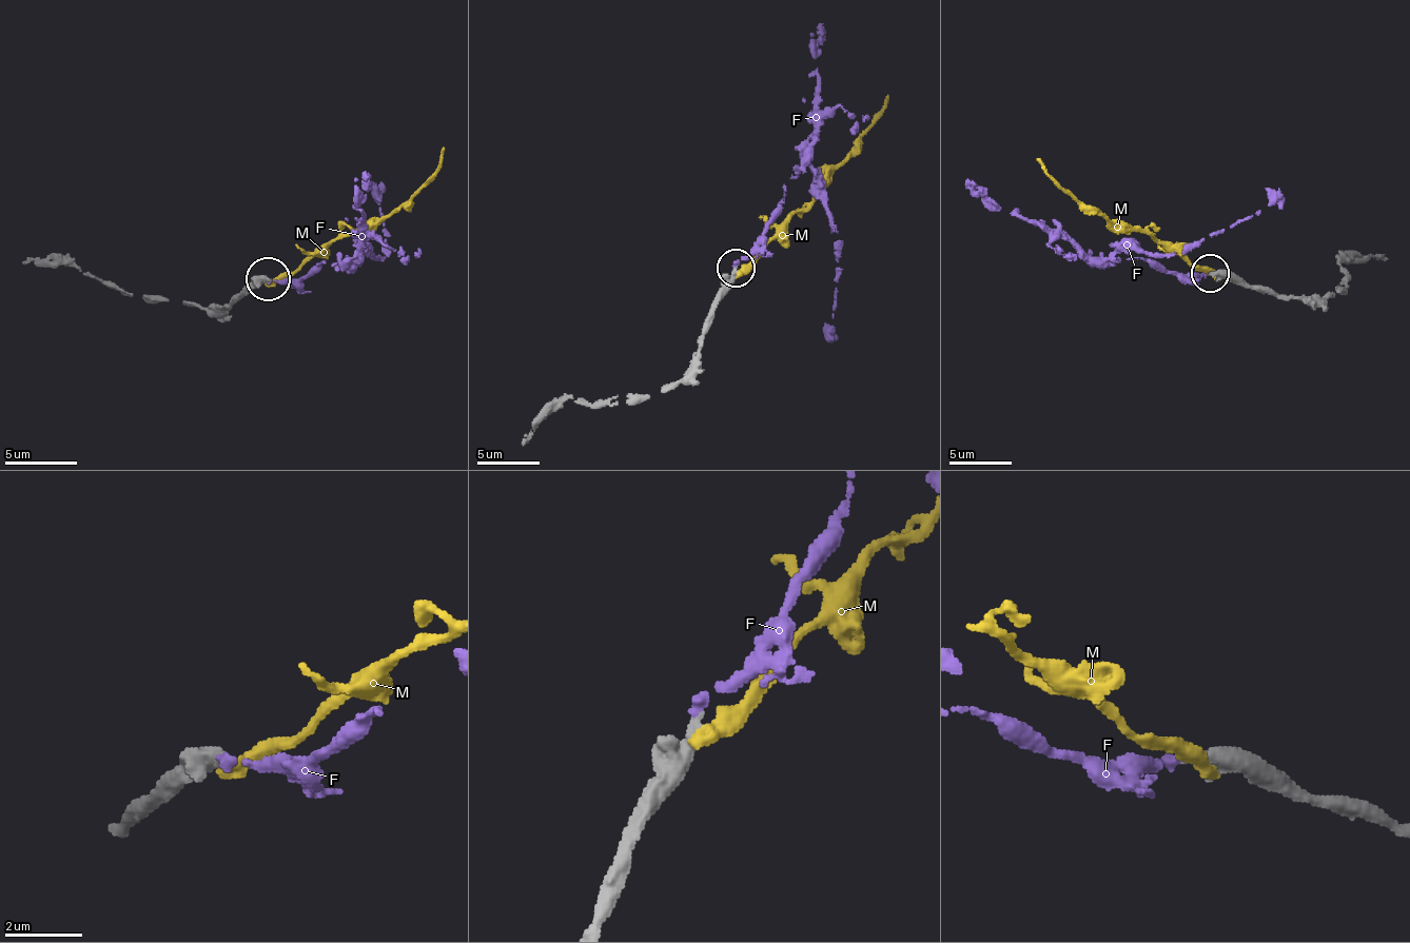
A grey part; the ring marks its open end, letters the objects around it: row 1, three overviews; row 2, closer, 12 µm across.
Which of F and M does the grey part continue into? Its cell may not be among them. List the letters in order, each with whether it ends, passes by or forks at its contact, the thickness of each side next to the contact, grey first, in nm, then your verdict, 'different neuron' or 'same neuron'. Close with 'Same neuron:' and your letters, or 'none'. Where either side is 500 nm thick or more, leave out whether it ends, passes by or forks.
F: it ends | 320/240 nm | same neuron
M: 600/360 nm | different neuron
Same neuron: F

